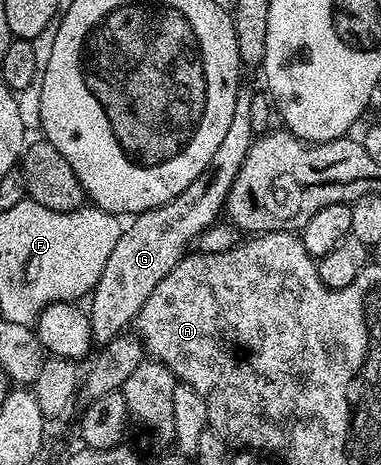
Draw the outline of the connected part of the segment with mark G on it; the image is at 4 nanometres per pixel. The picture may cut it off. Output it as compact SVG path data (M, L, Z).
M239 88L232 123L228 123L224 140L220 142L220 147L216 147L216 155L212 155L206 170L184 192L176 195L176 199L137 214L131 220L134 222L123 228L108 263L104 263L104 271L100 274L94 292L88 297L88 316L95 342L111 341L113 337L129 330L140 307L148 303L148 295L156 291L156 283L160 283L160 279L164 279L172 267L179 265L197 242L198 236L223 216L232 183L236 183L236 175L240 175L240 167L256 140L250 114L253 99L251 90Z

